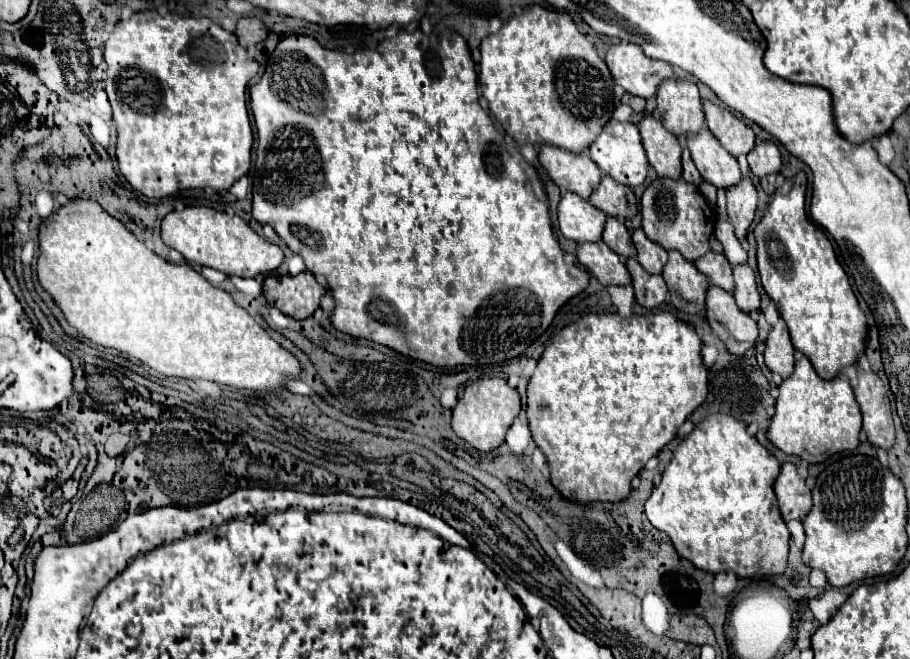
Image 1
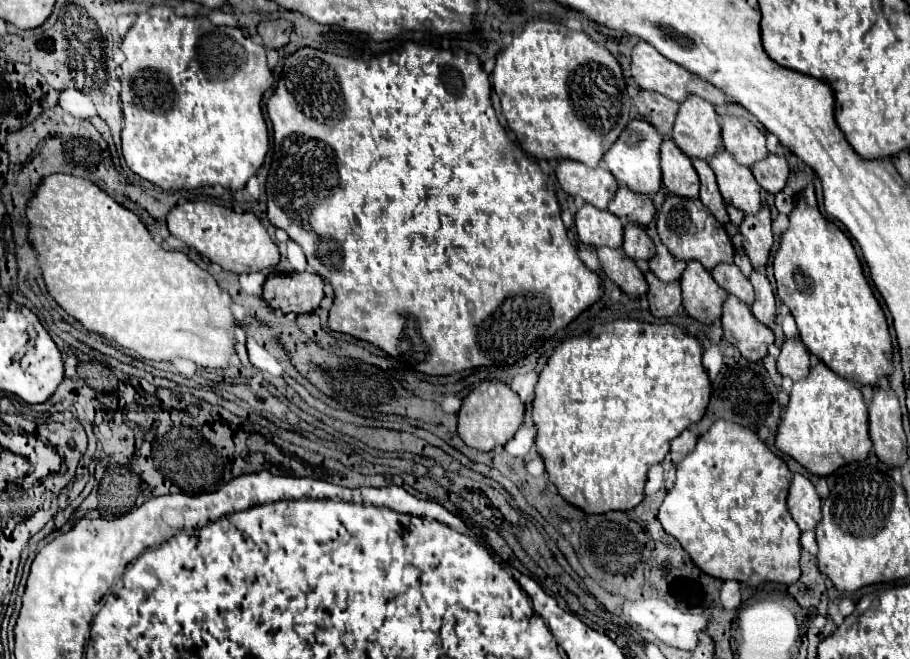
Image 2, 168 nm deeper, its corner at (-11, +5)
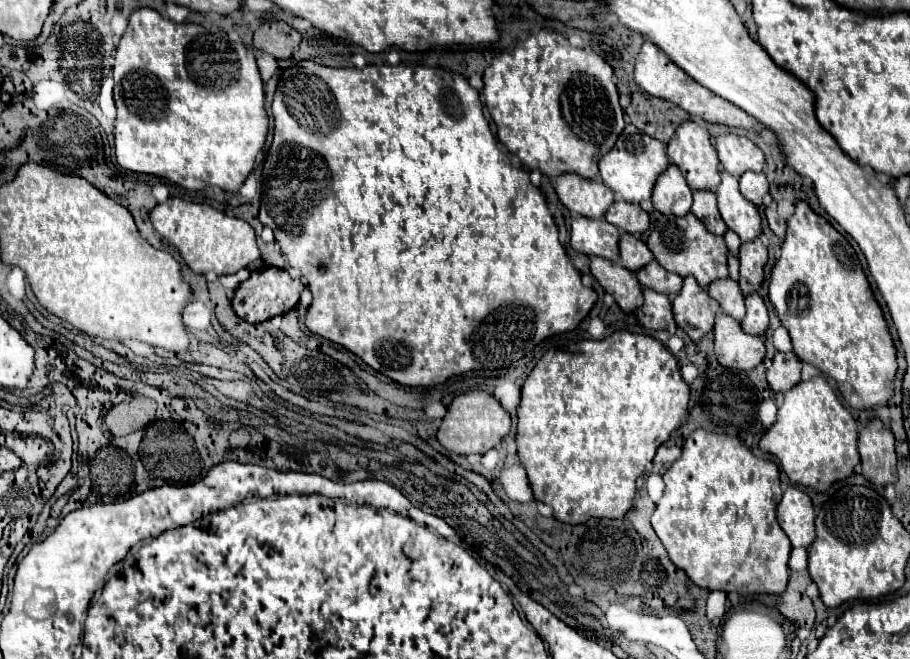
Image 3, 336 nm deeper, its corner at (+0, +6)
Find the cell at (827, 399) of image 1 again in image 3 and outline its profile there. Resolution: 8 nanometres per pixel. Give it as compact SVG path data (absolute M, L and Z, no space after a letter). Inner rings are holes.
M815 376L783 394L783 406L777 412L777 420L761 438L759 448L779 458L791 482L825 492L835 480L851 476L859 462L857 422L839 402L825 378Z

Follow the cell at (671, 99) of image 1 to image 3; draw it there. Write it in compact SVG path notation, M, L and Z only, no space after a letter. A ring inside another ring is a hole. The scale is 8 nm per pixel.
M695 120L681 122L667 144L667 154L681 168L693 190L703 188L715 192L719 186L719 158L705 126Z

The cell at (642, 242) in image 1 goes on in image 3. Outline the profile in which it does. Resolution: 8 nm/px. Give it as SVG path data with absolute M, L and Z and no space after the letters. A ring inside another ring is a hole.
M651 260L645 268L637 270L635 276L641 286L647 286L647 288L667 294L667 296L677 294L681 290L681 282L683 282L681 276L677 276L673 272L665 272L665 268L661 268L661 264L657 264L657 260Z

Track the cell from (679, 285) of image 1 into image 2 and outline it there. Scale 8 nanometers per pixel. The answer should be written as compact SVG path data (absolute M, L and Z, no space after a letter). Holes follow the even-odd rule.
M698 261L688 263L680 285L684 309L692 319L704 325L712 325L716 319L720 319L722 303L726 301L728 293L724 293L724 289L712 281L712 275Z

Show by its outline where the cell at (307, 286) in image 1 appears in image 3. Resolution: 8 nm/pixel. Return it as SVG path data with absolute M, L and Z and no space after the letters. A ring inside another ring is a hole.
M261 268L261 270L251 272L251 276L237 288L237 292L233 296L233 308L239 318L243 318L251 324L257 324L257 322L269 320L277 314L285 314L291 308L295 308L303 288L305 288L303 282L299 278L293 278L287 270Z

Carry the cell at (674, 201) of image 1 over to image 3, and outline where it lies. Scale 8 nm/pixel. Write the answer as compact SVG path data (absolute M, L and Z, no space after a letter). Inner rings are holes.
M691 212L687 216L659 216L657 222L653 222L651 234L647 238L647 246L653 252L655 260L669 272L675 272L679 276L695 276L695 280L701 286L711 284L717 278L727 278L727 246L723 236L709 234L697 216Z

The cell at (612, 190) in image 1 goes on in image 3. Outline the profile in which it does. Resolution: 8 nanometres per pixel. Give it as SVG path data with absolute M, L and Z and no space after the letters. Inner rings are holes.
M619 196L605 214L605 220L629 234L641 234L649 228L649 214L639 204L629 204Z

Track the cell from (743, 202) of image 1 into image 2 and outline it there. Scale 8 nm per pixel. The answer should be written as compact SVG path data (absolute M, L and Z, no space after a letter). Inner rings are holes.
M762 205L762 211L756 217L744 217L744 223L740 227L742 247L754 269L760 269L768 263L770 249L774 245L774 233L770 223L770 211L766 205Z

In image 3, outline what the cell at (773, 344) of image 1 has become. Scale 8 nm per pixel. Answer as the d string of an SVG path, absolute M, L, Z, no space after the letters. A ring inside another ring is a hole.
M775 352L773 364L767 370L767 382L775 392L785 392L801 380L801 360L795 352Z

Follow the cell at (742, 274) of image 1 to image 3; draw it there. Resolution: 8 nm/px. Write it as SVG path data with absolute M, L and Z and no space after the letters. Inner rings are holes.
M753 292L753 296L745 298L745 306L747 306L747 314L741 320L741 326L747 334L751 336L761 336L767 326L769 326L769 316L767 316L767 306L763 302L763 298Z

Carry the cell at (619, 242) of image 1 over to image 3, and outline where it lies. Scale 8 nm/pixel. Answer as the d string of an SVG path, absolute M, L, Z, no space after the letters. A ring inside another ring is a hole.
M623 232L619 240L619 250L621 250L619 264L623 268L629 268L631 272L635 272L637 268L643 268L645 264L649 264L649 260L653 260L653 254L649 252L647 244L635 234Z

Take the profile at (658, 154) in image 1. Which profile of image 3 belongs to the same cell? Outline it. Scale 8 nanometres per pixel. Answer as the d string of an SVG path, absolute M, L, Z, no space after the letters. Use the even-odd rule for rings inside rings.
M669 164L653 188L653 208L663 214L685 216L691 210L691 188L675 164Z

